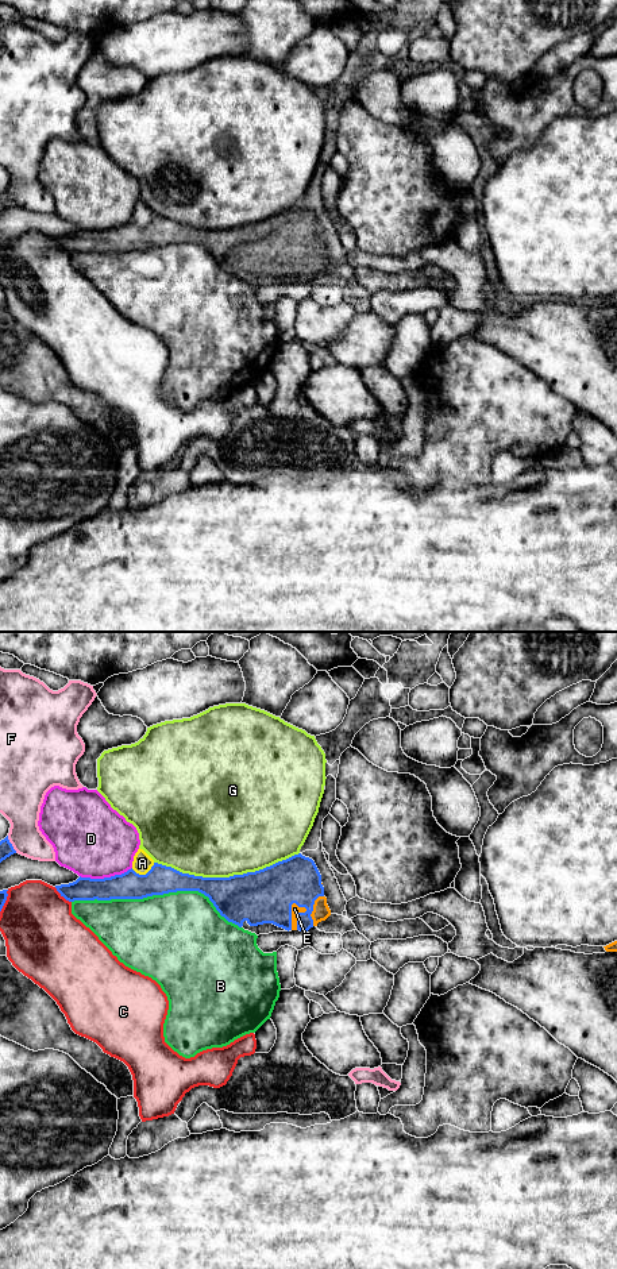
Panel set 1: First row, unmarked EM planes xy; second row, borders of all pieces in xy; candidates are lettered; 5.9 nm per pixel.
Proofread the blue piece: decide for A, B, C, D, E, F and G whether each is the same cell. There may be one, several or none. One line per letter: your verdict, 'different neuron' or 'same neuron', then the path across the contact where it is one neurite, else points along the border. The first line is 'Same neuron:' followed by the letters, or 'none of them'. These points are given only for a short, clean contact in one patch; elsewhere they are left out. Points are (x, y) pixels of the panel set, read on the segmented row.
Same neuron: E
A: different neuron
B: different neuron
C: different neuron
D: different neuron
E: same neuron
F: different neuron
G: different neuron

